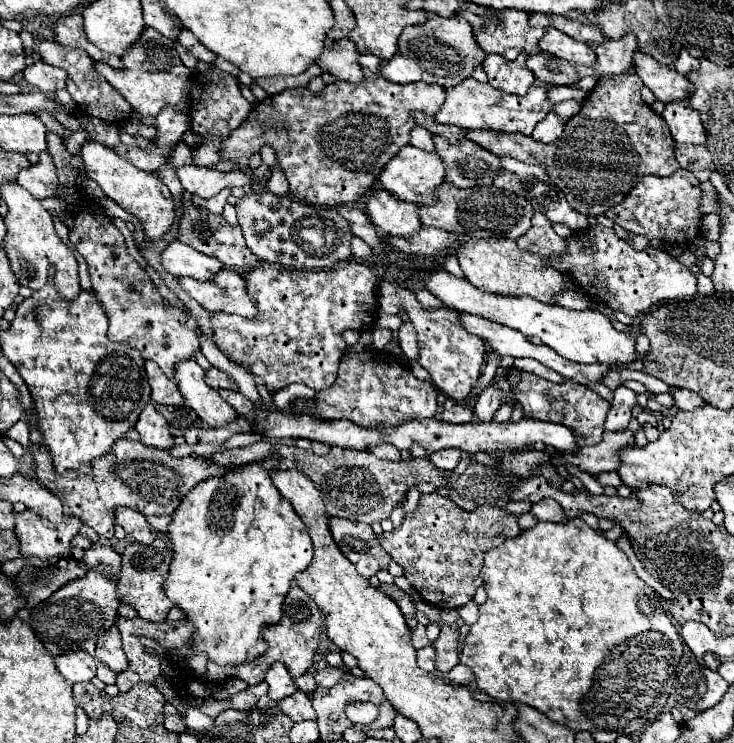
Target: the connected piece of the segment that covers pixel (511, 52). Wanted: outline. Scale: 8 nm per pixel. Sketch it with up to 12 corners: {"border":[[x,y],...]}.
{"border":[[502,10],[494,24],[468,18],[480,48],[514,60],[538,54],[544,28],[522,10]]}

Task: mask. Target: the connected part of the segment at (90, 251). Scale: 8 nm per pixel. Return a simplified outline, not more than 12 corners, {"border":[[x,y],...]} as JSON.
{"border":[[96,204],[70,242],[88,264],[110,340],[172,382],[200,326],[160,296]]}

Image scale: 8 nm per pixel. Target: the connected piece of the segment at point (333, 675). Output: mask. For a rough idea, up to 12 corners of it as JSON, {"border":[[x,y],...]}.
{"border":[[332,668],[314,672],[320,688],[332,688],[346,672],[344,668]]}

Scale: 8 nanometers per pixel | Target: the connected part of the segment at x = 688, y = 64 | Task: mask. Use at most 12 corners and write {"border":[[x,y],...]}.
{"border":[[686,50],[676,60],[676,70],[688,74],[700,64]]}

